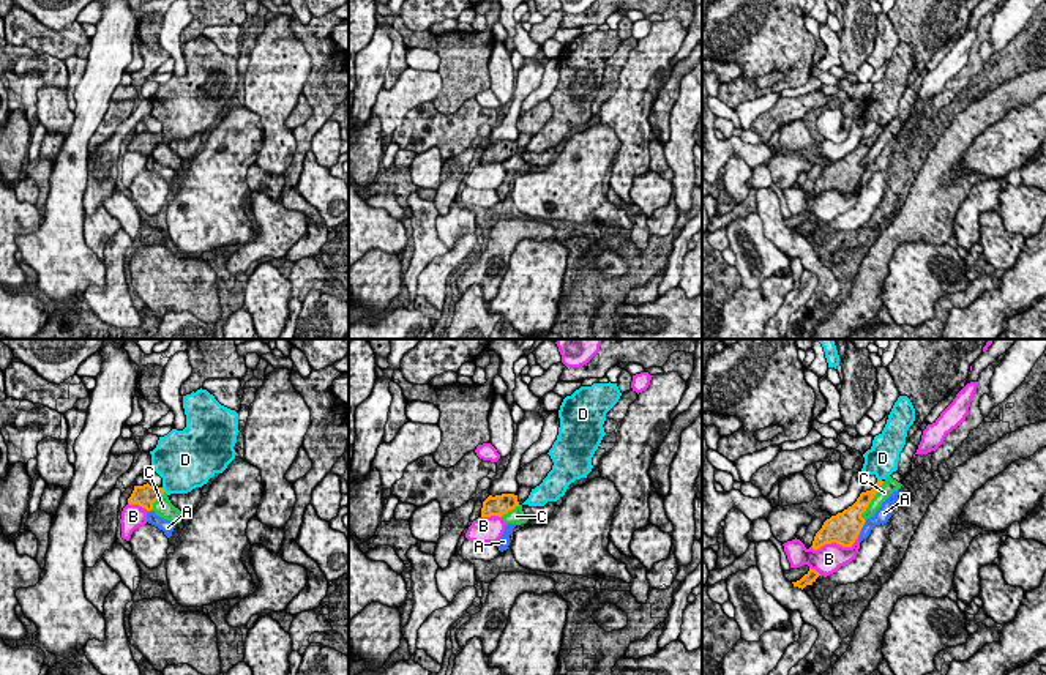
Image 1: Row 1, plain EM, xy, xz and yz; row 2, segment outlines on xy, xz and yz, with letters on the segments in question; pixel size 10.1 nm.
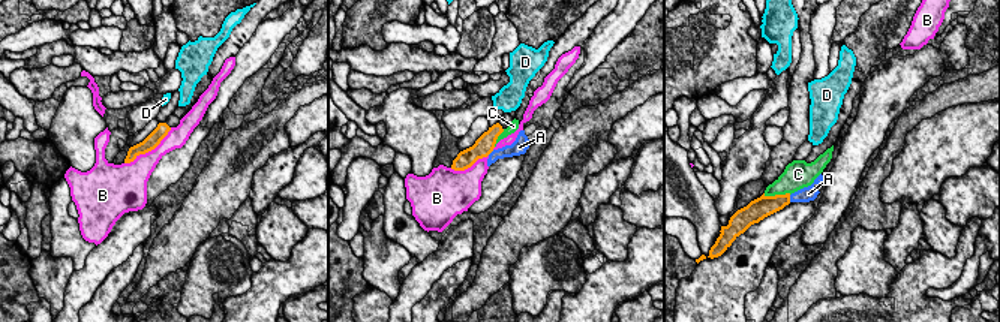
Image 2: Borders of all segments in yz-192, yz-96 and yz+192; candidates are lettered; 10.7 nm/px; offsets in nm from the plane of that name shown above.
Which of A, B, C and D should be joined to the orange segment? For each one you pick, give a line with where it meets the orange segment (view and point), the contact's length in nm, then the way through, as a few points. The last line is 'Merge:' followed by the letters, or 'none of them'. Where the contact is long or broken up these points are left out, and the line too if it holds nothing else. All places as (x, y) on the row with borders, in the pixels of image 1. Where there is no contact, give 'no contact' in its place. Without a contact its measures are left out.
Merge: none of them

